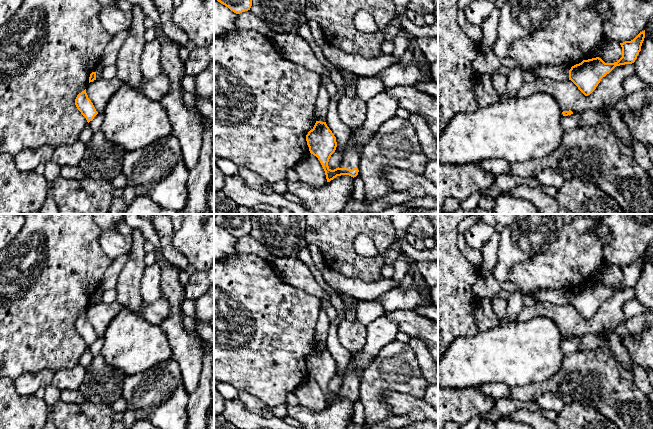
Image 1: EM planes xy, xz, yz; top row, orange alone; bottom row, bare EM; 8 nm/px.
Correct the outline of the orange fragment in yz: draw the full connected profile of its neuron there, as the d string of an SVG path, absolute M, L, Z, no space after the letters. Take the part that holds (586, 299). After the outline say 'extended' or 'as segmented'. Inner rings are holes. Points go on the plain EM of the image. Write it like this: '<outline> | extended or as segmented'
M645 254L633 264L620 267L622 281L614 287L605 287L596 281L583 284L572 291L566 289L543 289L535 292L538 301L548 301L557 305L571 304L585 319L590 319L598 310L601 303L609 298L616 290L632 288L637 283L645 262Z | extended

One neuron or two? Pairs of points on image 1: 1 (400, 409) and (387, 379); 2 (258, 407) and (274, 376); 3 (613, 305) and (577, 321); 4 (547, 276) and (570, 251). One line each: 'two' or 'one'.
1: two
2: two
3: one
4: one

